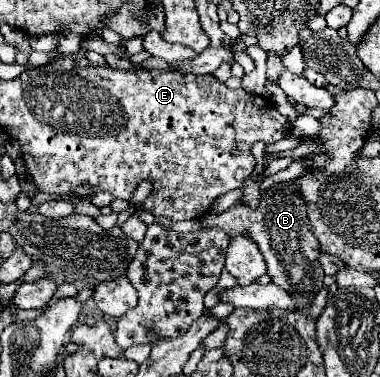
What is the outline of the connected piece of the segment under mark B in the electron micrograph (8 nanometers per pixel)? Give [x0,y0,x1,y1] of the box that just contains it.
[201,182,323,308]

